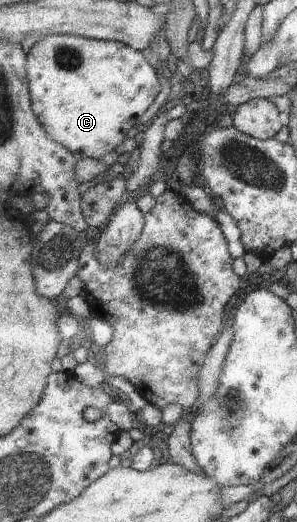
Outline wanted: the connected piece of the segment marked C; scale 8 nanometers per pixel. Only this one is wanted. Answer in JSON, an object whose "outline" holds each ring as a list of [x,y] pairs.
{"outline":[[[72,35],[48,36],[36,40],[27,56],[33,110],[51,137],[80,158],[100,160],[112,153],[128,137],[128,131],[138,125],[142,113],[148,111],[148,107],[156,101],[156,95],[162,91],[158,69],[146,61],[140,50],[118,41]]]}

